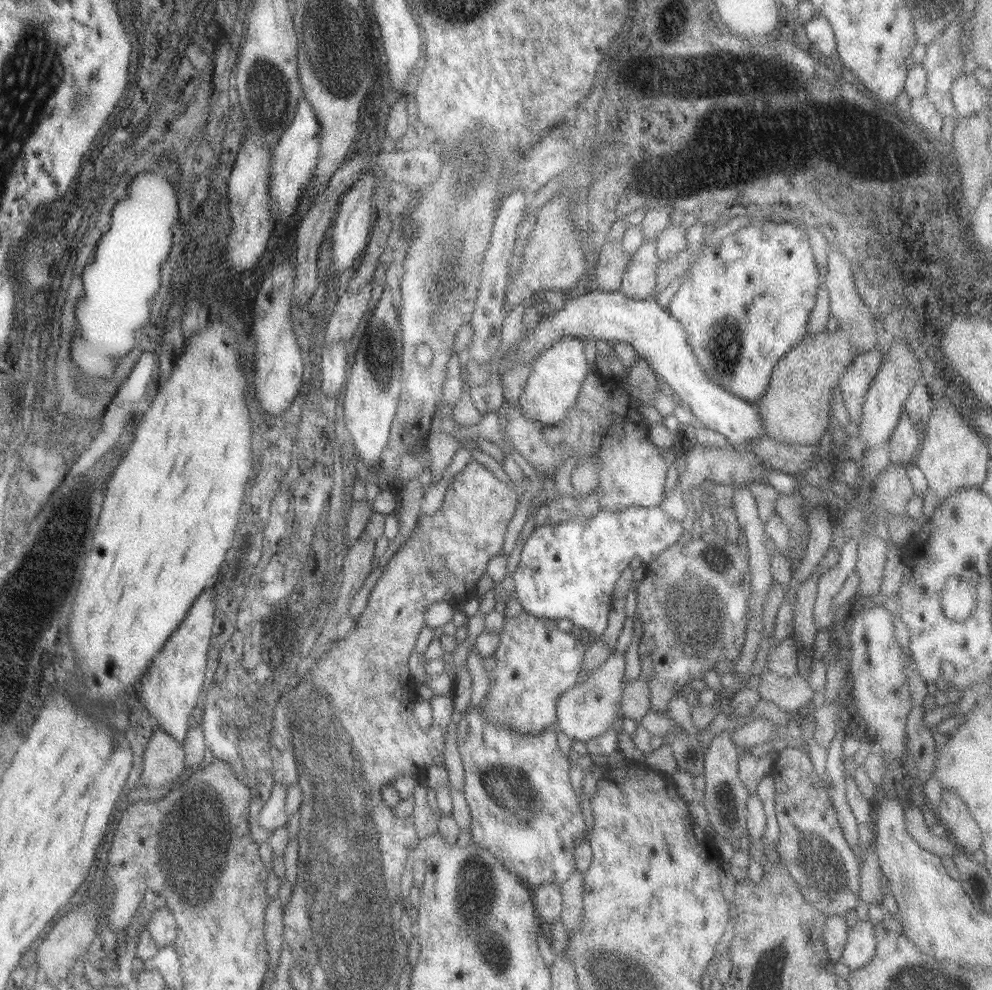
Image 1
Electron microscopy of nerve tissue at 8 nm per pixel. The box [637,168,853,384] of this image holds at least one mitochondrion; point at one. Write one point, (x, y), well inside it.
(728, 344)

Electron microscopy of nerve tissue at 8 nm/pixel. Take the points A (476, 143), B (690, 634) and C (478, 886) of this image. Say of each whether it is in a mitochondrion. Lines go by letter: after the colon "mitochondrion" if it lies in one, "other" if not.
A: mitochondrion
B: mitochondrion
C: mitochondrion

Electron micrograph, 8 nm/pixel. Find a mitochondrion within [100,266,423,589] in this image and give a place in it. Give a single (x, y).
(383, 364)

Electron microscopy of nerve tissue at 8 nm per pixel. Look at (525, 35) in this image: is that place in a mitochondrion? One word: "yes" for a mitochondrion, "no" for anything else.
no

